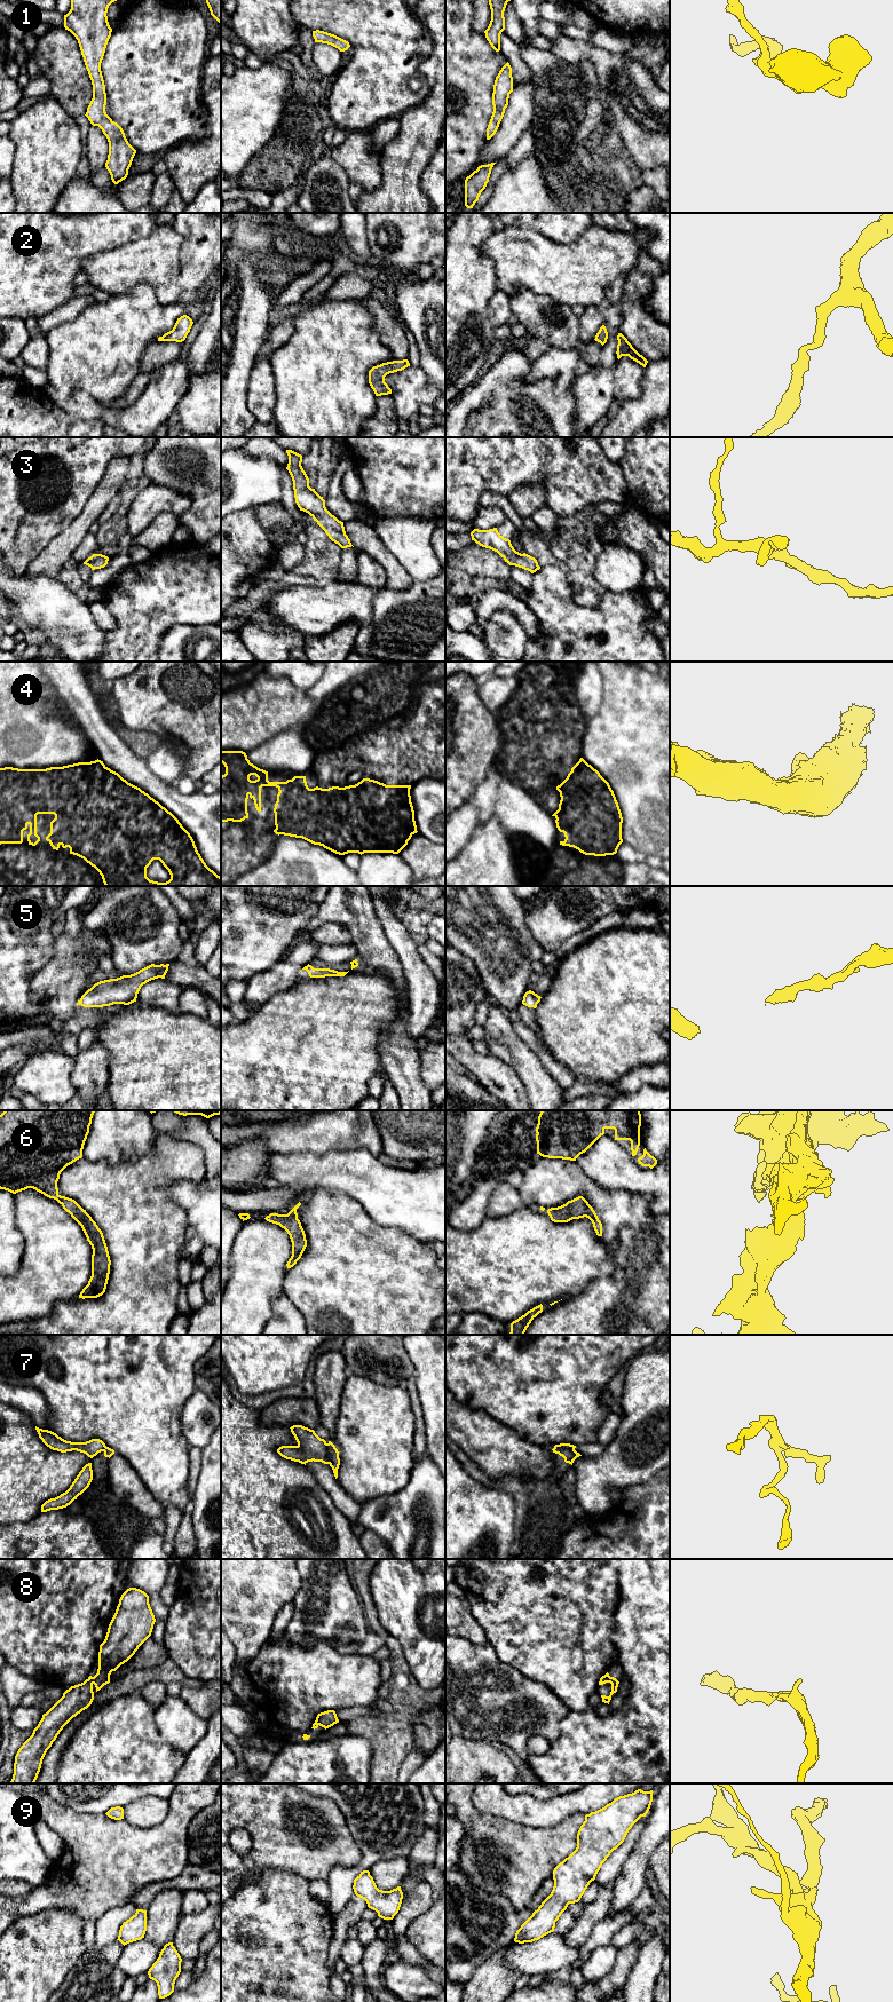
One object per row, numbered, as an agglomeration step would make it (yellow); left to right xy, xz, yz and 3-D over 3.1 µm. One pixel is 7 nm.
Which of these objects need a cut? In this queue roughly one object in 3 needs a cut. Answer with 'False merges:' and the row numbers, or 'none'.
False merges: 7

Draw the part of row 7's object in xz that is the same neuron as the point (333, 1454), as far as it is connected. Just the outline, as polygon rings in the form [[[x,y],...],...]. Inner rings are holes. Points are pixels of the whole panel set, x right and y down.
[[[329,1441],[327,1448],[329,1448],[329,1464],[332,1467],[334,1477],[337,1479],[338,1478],[338,1469],[340,1465],[339,1451],[331,1441]]]

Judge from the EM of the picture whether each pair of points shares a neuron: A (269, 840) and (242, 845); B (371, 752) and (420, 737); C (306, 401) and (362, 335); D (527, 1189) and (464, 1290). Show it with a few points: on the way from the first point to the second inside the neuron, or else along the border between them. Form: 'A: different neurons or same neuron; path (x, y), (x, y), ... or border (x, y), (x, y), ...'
A: same neuron; path (262, 840), (249, 844)
B: same neuron; path (384, 752), (389, 752), (408, 737)
C: same neuron; path (322, 385), (322, 376), (346, 351)
D: different neurons; border (523, 1204), (527, 1207)

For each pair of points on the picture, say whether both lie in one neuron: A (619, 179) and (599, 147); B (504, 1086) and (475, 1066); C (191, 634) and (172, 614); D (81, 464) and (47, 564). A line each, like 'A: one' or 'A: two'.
A: one
B: one
C: two
D: two

